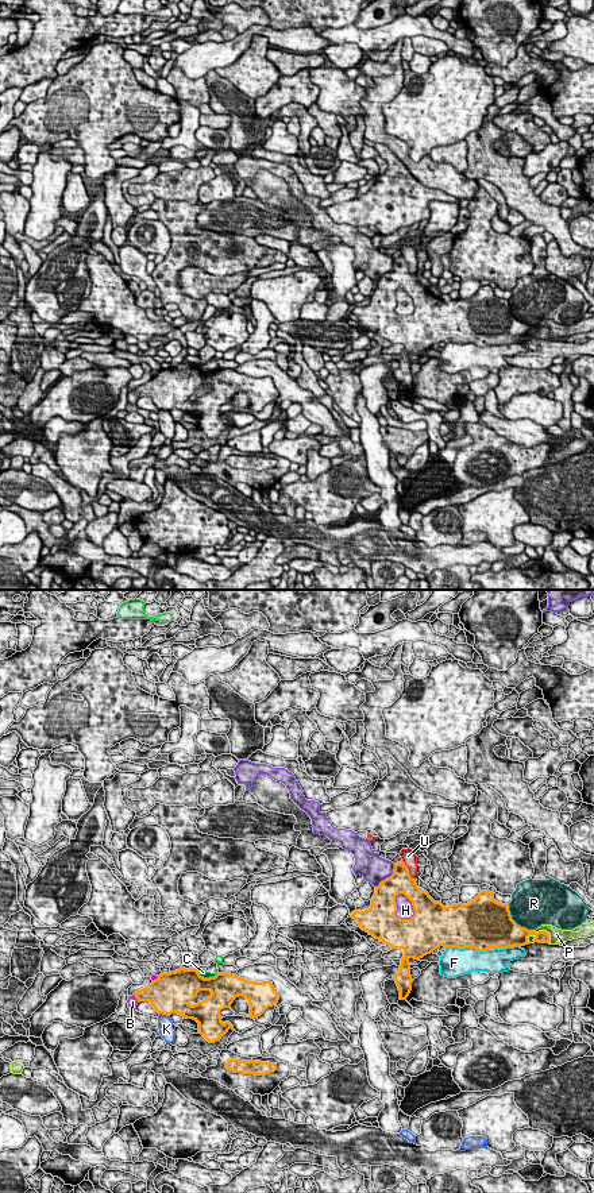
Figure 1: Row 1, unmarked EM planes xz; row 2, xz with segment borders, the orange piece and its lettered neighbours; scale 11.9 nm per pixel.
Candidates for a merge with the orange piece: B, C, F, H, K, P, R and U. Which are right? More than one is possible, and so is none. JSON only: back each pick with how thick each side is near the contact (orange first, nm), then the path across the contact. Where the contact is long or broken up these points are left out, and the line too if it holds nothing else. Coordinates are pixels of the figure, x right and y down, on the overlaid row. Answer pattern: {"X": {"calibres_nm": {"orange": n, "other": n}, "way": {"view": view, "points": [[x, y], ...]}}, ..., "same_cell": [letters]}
{"H": {"calibres_nm": {"orange": 380, "other": 190}}, "same_cell": ["H"]}

